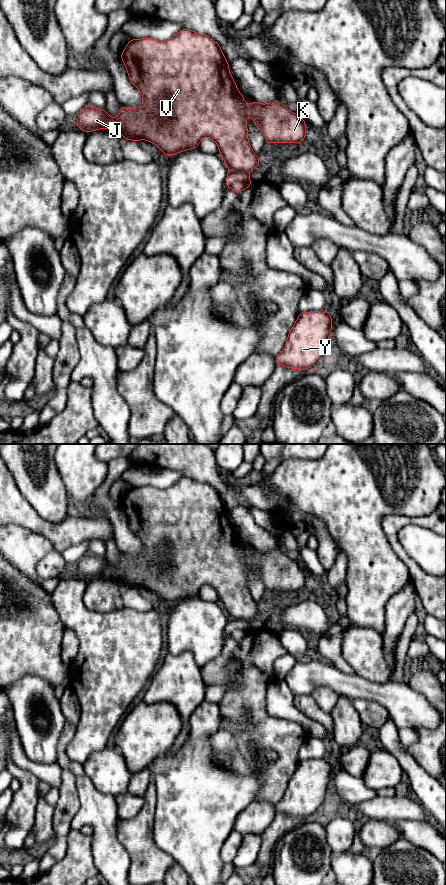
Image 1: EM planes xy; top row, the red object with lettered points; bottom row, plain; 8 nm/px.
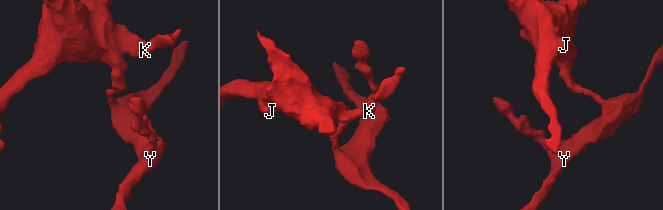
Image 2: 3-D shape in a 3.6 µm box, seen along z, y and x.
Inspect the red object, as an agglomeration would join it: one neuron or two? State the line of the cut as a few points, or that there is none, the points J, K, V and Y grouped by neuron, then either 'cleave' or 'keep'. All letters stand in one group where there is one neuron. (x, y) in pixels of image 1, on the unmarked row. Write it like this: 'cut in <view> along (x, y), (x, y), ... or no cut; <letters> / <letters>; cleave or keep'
cut in xy along (229, 616), (247, 621); J K V / Y; cleave

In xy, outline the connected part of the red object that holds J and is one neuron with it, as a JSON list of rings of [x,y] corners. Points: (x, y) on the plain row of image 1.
[[[183,476],[175,484],[173,484],[172,486],[166,489],[156,488],[151,485],[142,486],[142,487],[131,487],[127,491],[127,494],[125,495],[123,500],[121,501],[121,507],[123,511],[125,512],[130,529],[142,542],[142,545],[143,545],[142,551],[137,556],[134,556],[134,557],[129,557],[121,553],[120,561],[115,566],[109,564],[105,557],[98,557],[88,552],[77,563],[78,568],[76,573],[80,578],[84,578],[86,581],[90,581],[92,579],[104,577],[104,576],[111,577],[120,581],[124,585],[124,588],[132,588],[132,589],[138,590],[139,588],[143,587],[143,588],[149,589],[157,593],[160,596],[160,598],[163,600],[163,602],[166,604],[171,604],[185,598],[198,596],[200,589],[204,585],[209,585],[217,592],[219,600],[220,600],[220,604],[223,606],[228,617],[232,617],[235,619],[242,619],[245,621],[249,621],[250,619],[254,618],[258,613],[260,613],[259,612],[260,605],[258,605],[254,601],[248,589],[248,576],[246,572],[247,564],[251,565],[254,568],[254,571],[258,574],[260,579],[263,581],[266,587],[267,593],[272,591],[299,592],[304,588],[306,584],[306,571],[303,568],[302,564],[290,559],[286,554],[284,554],[280,550],[280,548],[270,550],[267,552],[261,552],[257,549],[253,549],[251,552],[246,552],[244,550],[244,543],[242,543],[239,540],[236,534],[236,531],[229,519],[229,511],[224,505],[220,493],[207,483],[200,482],[192,478]]]

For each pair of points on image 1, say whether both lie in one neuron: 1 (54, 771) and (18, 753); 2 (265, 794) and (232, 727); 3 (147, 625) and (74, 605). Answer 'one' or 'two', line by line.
1: one
2: one
3: one

